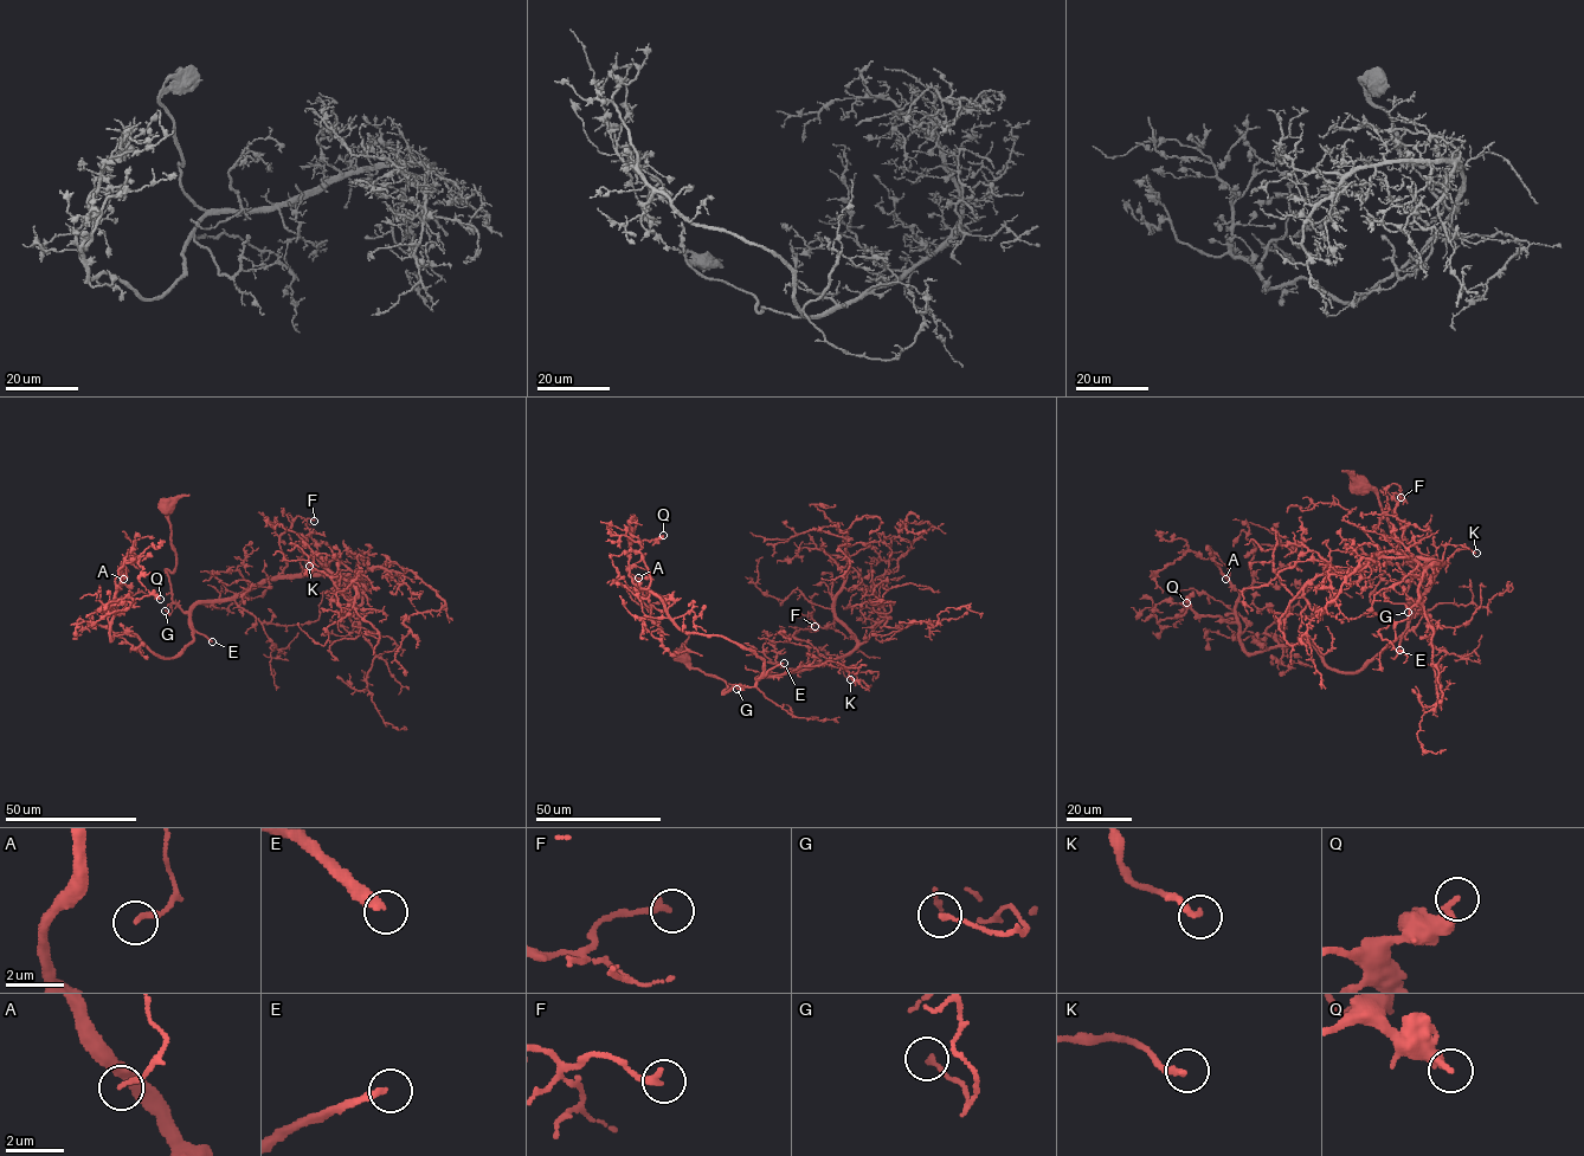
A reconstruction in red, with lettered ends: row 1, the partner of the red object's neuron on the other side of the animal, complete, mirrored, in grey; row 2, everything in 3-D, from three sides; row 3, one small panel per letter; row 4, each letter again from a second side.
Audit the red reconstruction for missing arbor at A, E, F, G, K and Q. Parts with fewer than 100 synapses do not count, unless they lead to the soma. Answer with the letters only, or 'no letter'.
E

